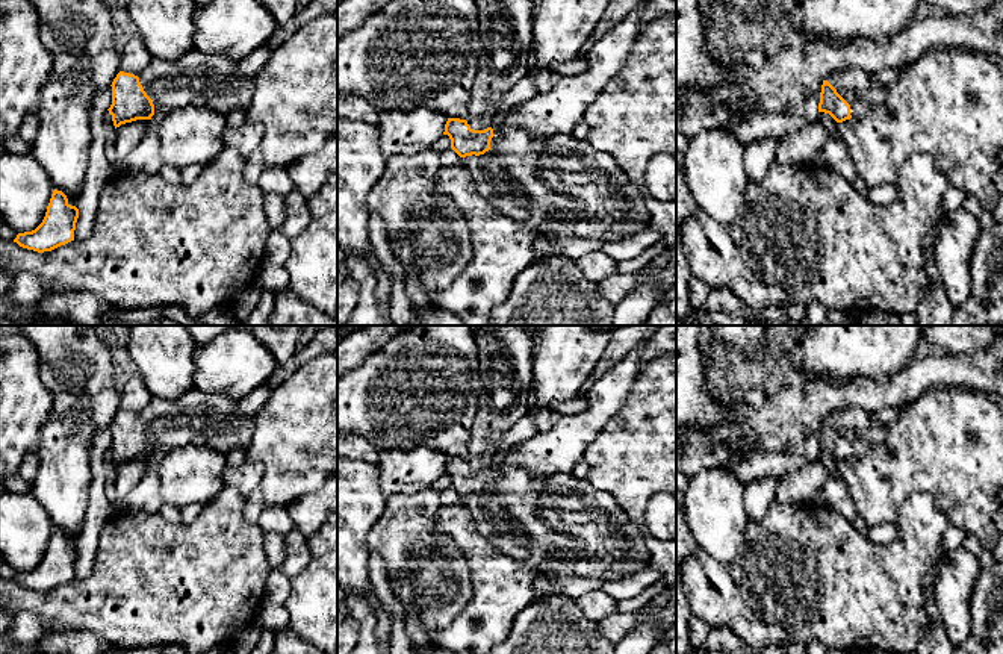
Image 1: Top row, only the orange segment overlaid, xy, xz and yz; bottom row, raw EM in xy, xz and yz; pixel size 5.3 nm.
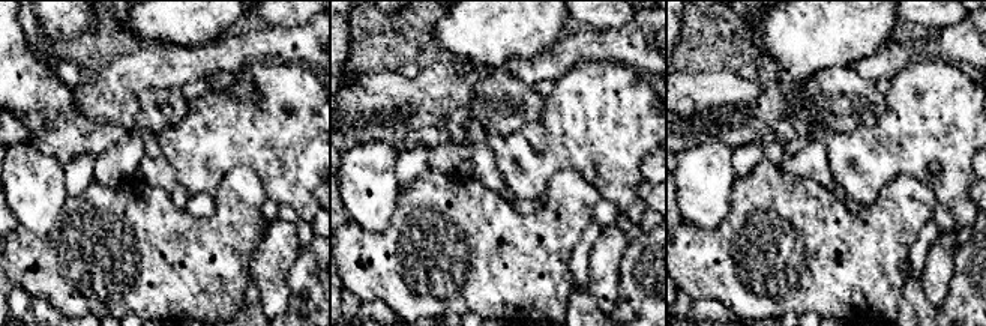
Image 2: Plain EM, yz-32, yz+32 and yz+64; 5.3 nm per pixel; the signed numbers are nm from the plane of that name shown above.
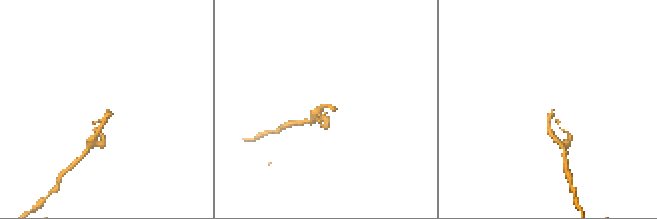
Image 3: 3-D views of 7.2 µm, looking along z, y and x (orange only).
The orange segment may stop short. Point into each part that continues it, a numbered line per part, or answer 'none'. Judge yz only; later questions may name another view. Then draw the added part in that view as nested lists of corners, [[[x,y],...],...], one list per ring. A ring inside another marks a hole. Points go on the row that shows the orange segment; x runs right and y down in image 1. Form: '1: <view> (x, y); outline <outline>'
1: yz (857, 87); outline [[[859,68],[834,71],[824,80],[850,104],[852,118],[864,117],[887,98],[887,85],[876,83],[871,73]]]

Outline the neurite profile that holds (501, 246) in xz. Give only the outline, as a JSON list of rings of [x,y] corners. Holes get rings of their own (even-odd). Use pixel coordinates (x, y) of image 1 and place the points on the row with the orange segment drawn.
[[[463,162],[439,168],[437,191],[449,195],[464,215],[474,254],[448,289],[433,294],[431,303],[437,310],[458,316],[464,325],[489,325],[492,310],[507,300],[514,279],[536,259],[531,247],[537,232],[493,207],[478,192],[477,182]]]

